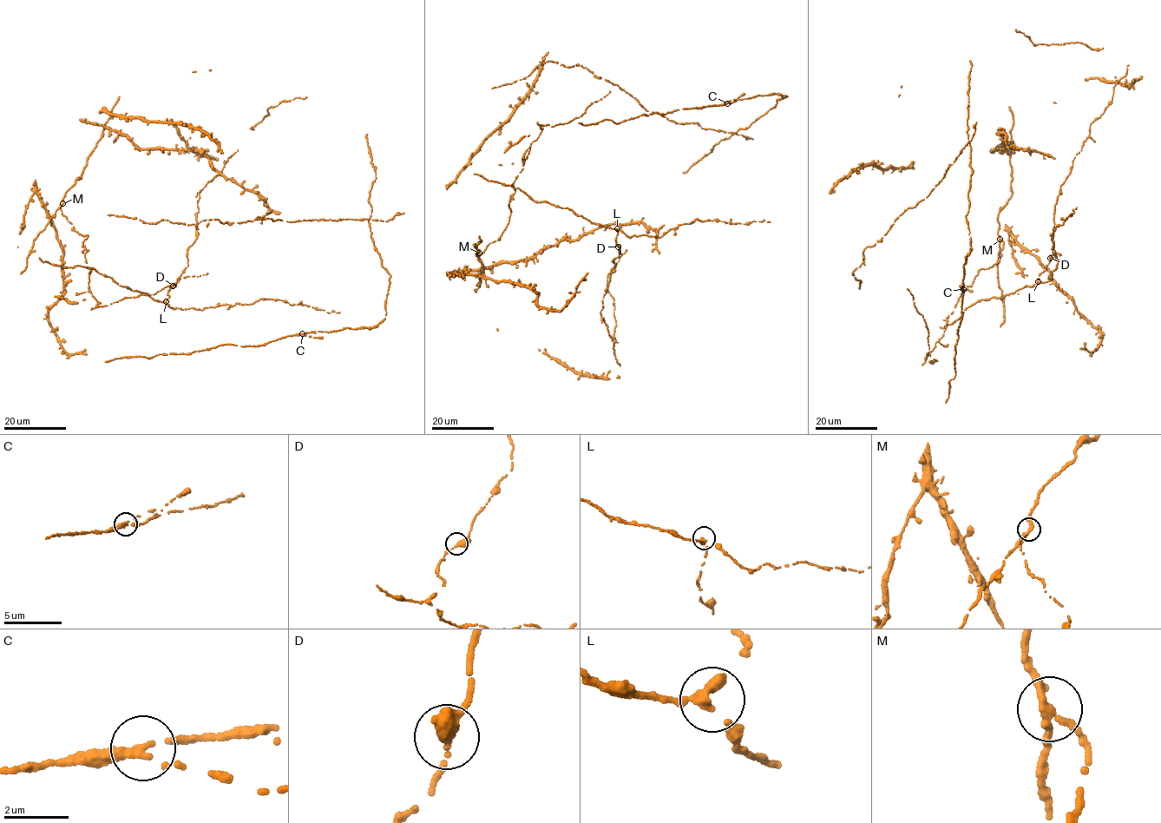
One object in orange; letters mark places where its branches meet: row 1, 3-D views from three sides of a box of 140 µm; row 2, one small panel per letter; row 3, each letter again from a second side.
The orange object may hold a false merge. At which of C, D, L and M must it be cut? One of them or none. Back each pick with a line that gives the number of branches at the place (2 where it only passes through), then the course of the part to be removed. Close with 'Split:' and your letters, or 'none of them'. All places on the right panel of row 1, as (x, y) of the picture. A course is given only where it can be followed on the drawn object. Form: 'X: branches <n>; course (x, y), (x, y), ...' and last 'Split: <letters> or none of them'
M: branches 3; course (1000, 239), (1000, 261), (980, 270), (965, 289), (948, 315), (943, 335), (926, 358), (928, 332), (907, 288)
Split: M

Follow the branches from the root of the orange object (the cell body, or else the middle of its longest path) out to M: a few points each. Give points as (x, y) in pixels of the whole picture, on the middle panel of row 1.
M: (531, 142), (513, 184), (508, 223), (499, 240), (478, 253)

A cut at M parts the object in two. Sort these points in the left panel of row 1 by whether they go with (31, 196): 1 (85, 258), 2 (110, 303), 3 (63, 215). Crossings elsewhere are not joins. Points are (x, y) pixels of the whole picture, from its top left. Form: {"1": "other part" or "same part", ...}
{"1": "other part", "2": "other part", "3": "other part"}

